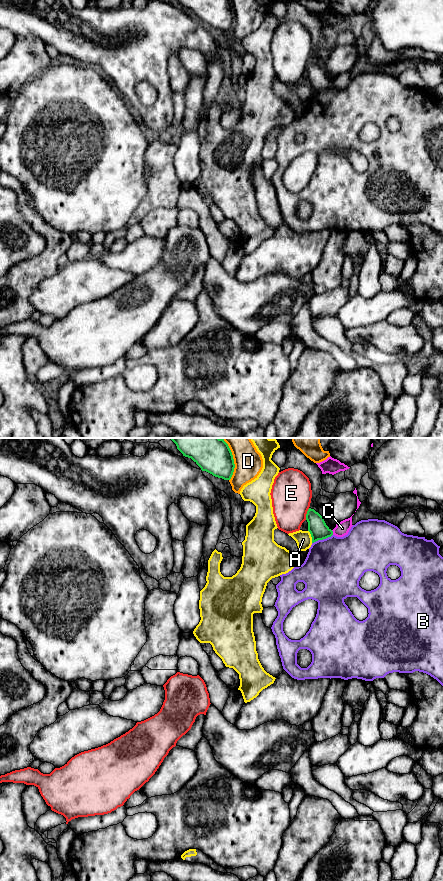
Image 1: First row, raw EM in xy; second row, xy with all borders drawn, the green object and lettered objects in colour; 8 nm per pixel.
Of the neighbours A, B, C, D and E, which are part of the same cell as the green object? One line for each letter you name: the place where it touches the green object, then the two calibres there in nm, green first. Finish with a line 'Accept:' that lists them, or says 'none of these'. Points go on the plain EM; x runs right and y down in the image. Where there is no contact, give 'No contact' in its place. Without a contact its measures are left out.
Accept: none of these

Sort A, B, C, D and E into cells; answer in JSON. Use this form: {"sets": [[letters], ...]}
{"sets": [["A"], ["B"], ["C"], ["D"], ["E"]]}

